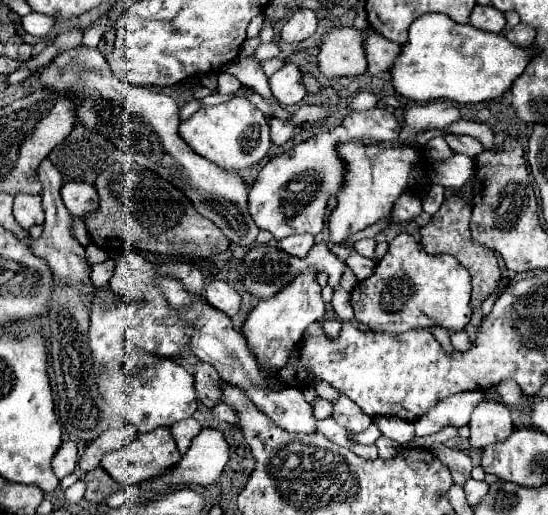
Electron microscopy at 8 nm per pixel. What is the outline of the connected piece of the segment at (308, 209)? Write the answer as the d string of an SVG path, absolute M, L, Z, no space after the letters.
M371 108L367 112L353 112L343 124L323 130L313 138L307 138L295 146L295 150L271 158L249 190L249 214L261 230L269 230L275 240L291 234L319 234L325 224L325 210L331 196L339 196L347 172L345 160L339 156L339 144L349 140L399 140L401 126L391 112L383 108Z

